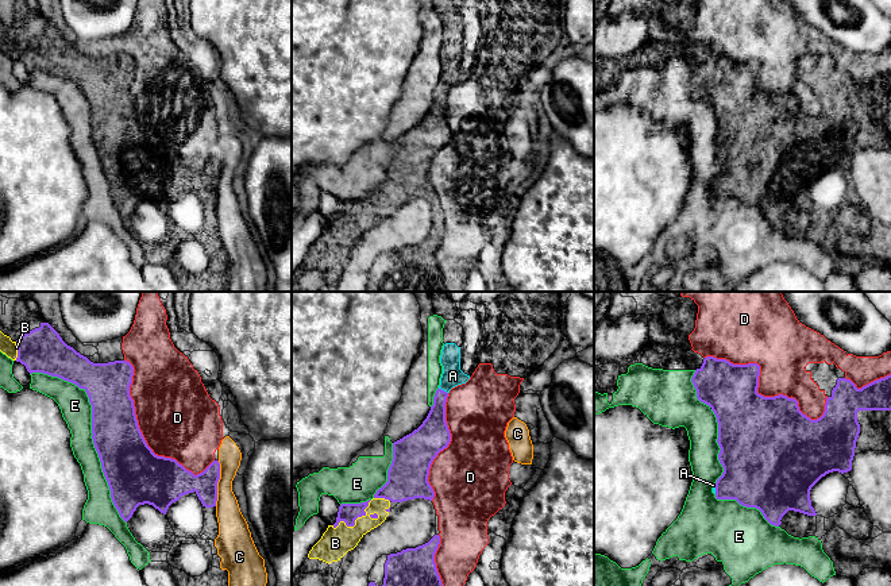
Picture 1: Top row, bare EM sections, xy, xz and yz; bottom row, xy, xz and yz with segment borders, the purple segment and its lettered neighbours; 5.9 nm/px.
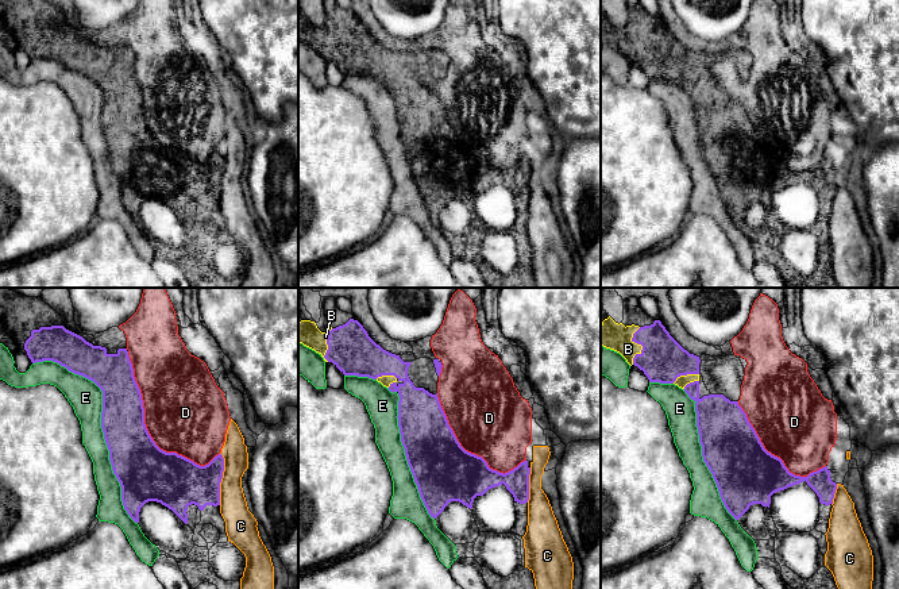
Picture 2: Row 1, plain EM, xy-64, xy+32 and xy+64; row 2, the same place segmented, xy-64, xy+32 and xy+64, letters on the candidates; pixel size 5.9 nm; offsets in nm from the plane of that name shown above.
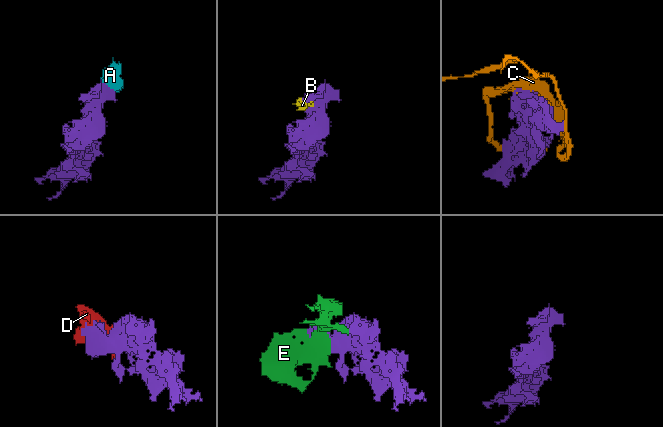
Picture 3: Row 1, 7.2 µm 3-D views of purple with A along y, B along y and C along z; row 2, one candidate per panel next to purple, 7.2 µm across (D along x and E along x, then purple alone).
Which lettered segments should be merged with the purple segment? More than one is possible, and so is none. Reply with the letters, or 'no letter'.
A, B

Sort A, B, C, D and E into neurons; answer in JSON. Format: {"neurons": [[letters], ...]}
{"neurons": [["A", "B"], ["C", "E"], ["D"]]}

